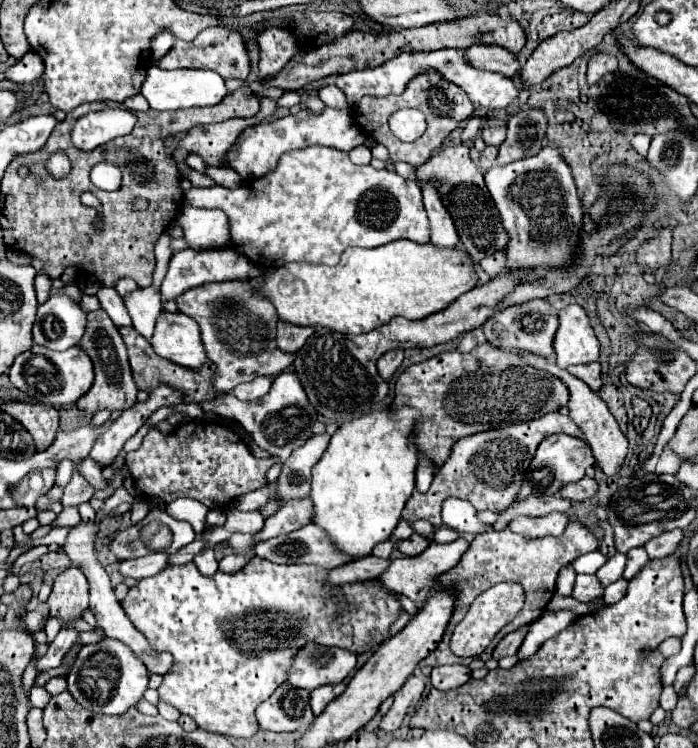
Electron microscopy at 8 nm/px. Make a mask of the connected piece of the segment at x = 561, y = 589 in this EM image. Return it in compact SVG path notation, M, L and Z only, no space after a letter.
M571 564L563 566L563 570L557 576L557 590L555 592L559 596L569 596L571 594L571 586L575 584L575 576L577 576L577 572L575 572L575 568Z

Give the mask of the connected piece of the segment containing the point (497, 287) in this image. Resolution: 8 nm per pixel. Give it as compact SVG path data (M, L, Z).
M501 274L489 280L485 286L477 286L465 292L461 298L451 302L445 310L435 312L423 320L411 322L397 316L391 322L381 324L379 328L357 336L339 334L327 328L315 328L313 336L307 338L305 346L295 354L295 362L293 362L295 374L299 376L311 406L325 418L335 420L337 424L343 424L343 422L367 416L377 406L381 406L381 402L389 394L387 382L379 378L375 368L377 360L387 350L435 346L441 342L449 342L467 330L483 326L485 320L493 314L495 302L507 296L509 290L513 290L517 284L519 280L513 274Z

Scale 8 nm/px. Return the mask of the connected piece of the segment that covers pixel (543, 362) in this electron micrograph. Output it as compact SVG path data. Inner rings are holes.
M521 352L521 356L527 358L527 362L531 362L533 366L539 366L539 368L543 368L543 370L549 370L553 376L557 376L557 378L561 378L561 380L565 382L565 386L569 388L569 394L571 394L569 404L567 404L571 420L583 430L585 440L589 442L589 446L591 446L591 450L593 450L593 456L595 456L597 464L601 466L601 470L603 470L607 476L617 474L619 468L621 468L621 464L623 464L623 460L625 460L625 456L627 456L627 438L621 434L619 424L617 424L615 418L611 416L611 412L609 412L607 404L601 400L601 396L599 396L597 392L589 390L587 384L579 382L579 378L575 378L575 376L571 376L567 370L559 368L553 360L539 358L539 356L527 354L527 352Z

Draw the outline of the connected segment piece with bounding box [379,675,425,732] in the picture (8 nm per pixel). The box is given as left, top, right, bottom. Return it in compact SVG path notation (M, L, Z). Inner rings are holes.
M415 675L410 676L402 688L394 694L391 710L387 712L387 716L383 716L379 728L387 730L387 732L397 730L409 708L415 706L421 698L424 688L425 682L421 678Z

